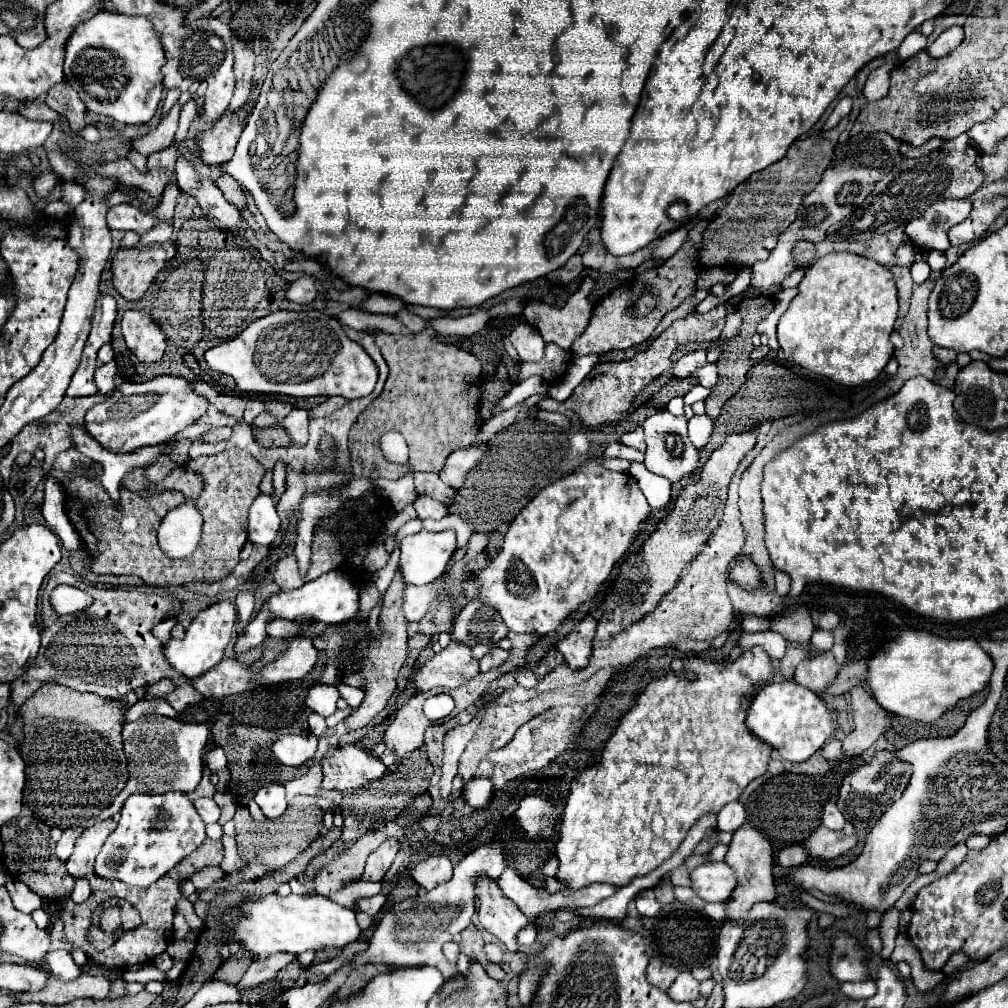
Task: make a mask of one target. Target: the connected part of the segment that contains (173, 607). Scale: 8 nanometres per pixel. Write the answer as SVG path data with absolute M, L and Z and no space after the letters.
M55 573L53 577L49 577L45 589L43 589L43 621L41 621L41 649L39 655L35 659L35 663L19 677L11 683L11 701L13 701L13 709L15 709L15 723L9 727L11 737L21 745L23 743L23 719L19 715L19 707L37 693L37 689L45 683L61 683L65 687L71 687L75 691L91 691L97 693L105 699L119 699L125 697L129 691L135 689L143 689L143 687L151 687L153 683L159 683L161 679L173 679L173 683L177 683L177 691L171 691L169 695L165 695L165 701L177 709L179 713L183 713L187 707L199 705L203 701L201 695L197 695L197 691L193 691L193 687L189 687L189 679L185 675L181 675L179 671L173 671L173 667L169 667L169 661L165 659L165 653L161 653L161 649L165 647L157 637L153 637L153 627L159 621L165 621L167 617L179 615L183 611L183 601L173 597L173 595L157 595L157 593L139 593L139 591L121 591L121 589L99 589L99 587L91 587L87 585L85 591L93 595L93 605L73 613L73 615L57 615L49 603L49 595L51 591L59 585L59 583L67 583L71 585L71 573Z

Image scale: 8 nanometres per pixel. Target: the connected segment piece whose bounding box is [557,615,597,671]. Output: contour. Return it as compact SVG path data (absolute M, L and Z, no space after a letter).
M587 615L583 621L577 623L573 633L569 633L563 641L557 643L557 651L565 657L565 663L571 669L577 671L577 669L587 667L587 663L591 659L595 627L597 627L597 621L591 615Z

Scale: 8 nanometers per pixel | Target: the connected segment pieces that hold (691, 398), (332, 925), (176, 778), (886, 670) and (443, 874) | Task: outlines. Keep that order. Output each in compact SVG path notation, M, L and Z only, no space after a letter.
M695 385L687 395L685 395L685 405L693 405L695 401L705 401L709 397L711 389L703 387L703 385Z
M277 893L267 895L257 901L245 901L241 905L241 915L235 923L235 939L259 957L269 957L273 953L293 953L301 955L305 951L321 951L325 947L345 947L361 937L361 927L357 925L355 911L329 901L327 897L279 897Z
M147 715L123 727L123 751L129 765L129 783L121 791L121 799L133 793L163 795L169 791L191 793L197 789L203 771L203 749L209 737L205 723L183 723L171 717Z
M905 629L901 637L887 645L887 653L877 653L869 663L869 685L877 703L893 715L909 717L915 721L937 721L947 709L955 707L961 699L967 699L985 689L993 673L993 659L979 647L975 639L945 639L925 631Z
M433 855L433 857L425 857L421 863L415 865L413 869L413 879L425 887L427 891L431 891L433 887L449 881L453 877L453 865L447 857L443 855Z

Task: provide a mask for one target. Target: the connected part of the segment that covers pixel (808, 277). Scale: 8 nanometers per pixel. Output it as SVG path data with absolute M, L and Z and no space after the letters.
M829 253L807 269L803 281L799 283L799 295L791 301L789 309L779 319L777 339L785 359L839 385L857 387L873 381L891 359L893 345L889 337L895 329L897 311L899 305L895 279L887 267L853 253Z

